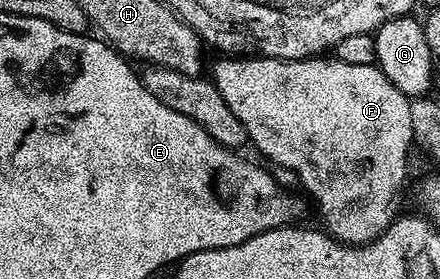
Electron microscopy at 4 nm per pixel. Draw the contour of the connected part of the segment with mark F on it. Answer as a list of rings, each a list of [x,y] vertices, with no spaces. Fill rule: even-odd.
[[[222,56],[214,66],[212,81],[214,87],[224,96],[224,104],[232,108],[232,113],[240,124],[244,124],[249,145],[255,146],[264,157],[270,162],[275,162],[278,166],[283,166],[286,170],[294,170],[298,177],[298,182],[310,193],[312,201],[318,205],[318,214],[322,217],[321,225],[325,233],[335,238],[338,242],[345,242],[347,245],[362,246],[365,242],[373,242],[390,227],[395,221],[398,193],[402,190],[402,185],[406,182],[406,157],[410,154],[410,146],[414,142],[412,132],[412,108],[411,99],[407,98],[377,64],[344,64],[339,58],[333,56],[319,56],[317,58],[301,58],[300,60],[280,60],[279,58],[264,58],[261,56]]]

